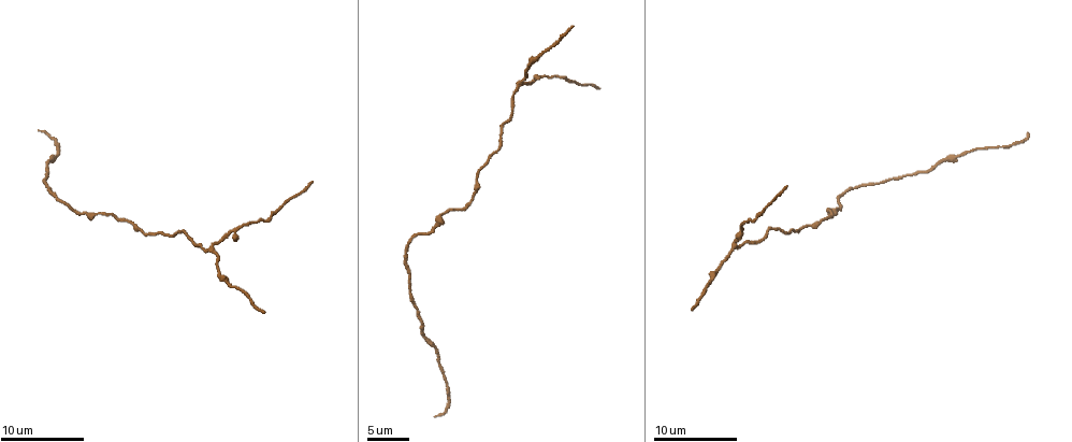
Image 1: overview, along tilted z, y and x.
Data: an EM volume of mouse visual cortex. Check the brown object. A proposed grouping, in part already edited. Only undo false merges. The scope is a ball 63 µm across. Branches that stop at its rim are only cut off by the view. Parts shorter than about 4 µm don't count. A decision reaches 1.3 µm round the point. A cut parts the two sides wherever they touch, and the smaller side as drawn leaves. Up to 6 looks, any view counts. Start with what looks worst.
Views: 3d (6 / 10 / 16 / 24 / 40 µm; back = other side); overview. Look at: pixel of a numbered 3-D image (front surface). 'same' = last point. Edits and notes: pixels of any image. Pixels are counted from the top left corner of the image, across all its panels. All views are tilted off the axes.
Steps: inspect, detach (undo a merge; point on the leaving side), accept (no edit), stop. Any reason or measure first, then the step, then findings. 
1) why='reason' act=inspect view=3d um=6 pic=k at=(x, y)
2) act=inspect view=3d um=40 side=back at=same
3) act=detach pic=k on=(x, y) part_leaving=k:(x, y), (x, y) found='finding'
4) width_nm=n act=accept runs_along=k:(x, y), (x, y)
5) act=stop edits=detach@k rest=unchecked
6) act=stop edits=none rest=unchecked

why='a fork' act=inspect view=3d um=16 pic=1 at=(735, 243)

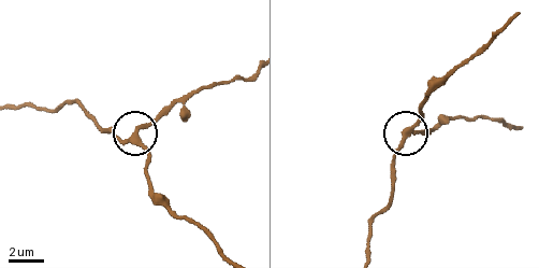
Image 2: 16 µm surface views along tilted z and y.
width_nm=260 act=accept found='all the same neuron'

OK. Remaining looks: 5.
why='sudden change in width' act=inspect view=3d um=10 pic=1 at=(267, 219)

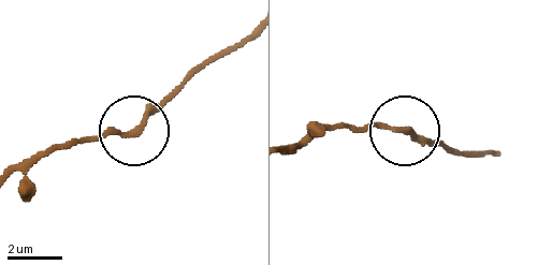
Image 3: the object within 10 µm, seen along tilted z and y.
act=accept runs_along=3:(23, 172), (51, 152), (144, 124), (187, 73) found='all the same neuron'

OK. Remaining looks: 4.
why='sudden change in width' act=inspect view=3d um=10 pic=1 at=(541, 54)

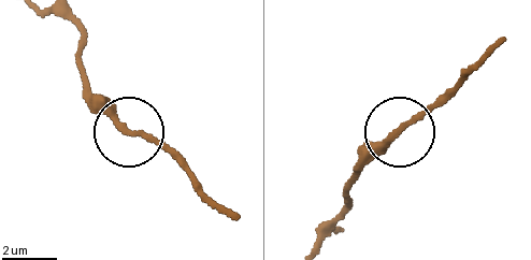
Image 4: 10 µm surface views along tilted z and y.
width_nm=260 act=accept runs_along=4:(312, 247), (344, 210), (366, 162), (455, 89) found='continuous, no second neuron'

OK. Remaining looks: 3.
act=stop edits=none rest=unchecked

